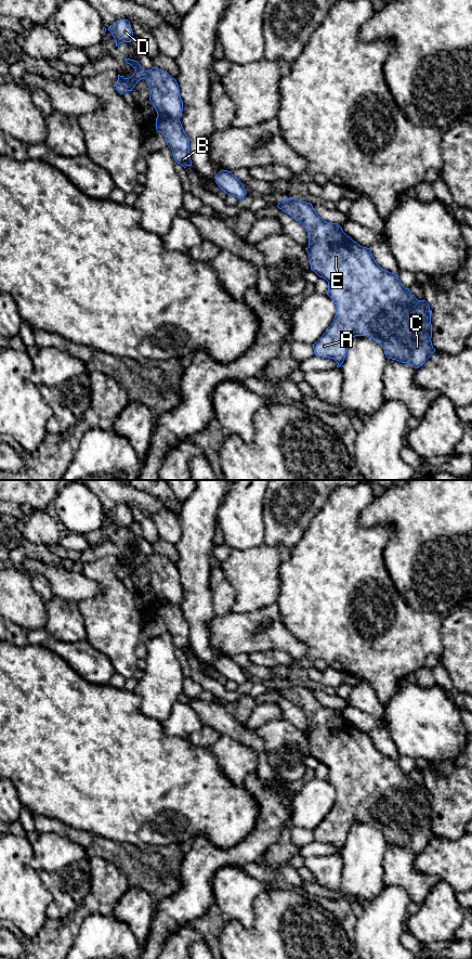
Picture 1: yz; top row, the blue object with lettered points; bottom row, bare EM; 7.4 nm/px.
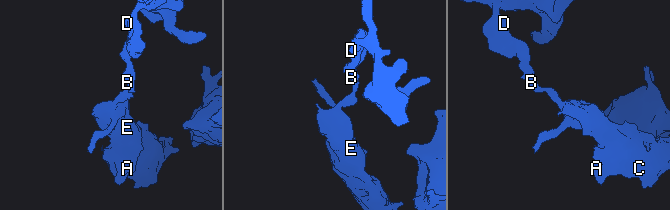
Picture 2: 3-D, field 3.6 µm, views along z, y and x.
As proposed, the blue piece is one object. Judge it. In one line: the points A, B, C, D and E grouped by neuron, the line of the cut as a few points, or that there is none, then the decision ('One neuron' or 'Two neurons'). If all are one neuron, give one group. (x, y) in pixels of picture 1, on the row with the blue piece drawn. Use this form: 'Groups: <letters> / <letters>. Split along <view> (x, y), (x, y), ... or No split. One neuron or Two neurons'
Groups: A B C E / D. Split along yz (158, 114), (179, 118). Two neurons

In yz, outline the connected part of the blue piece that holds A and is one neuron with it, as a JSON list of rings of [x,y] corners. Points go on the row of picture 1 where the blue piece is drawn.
[[[290,197],[280,199],[277,207],[305,228],[309,234],[309,247],[305,249],[309,254],[311,270],[328,282],[327,295],[333,300],[337,308],[331,325],[312,345],[315,355],[333,359],[338,363],[337,367],[340,367],[351,340],[355,336],[367,336],[381,345],[388,359],[409,363],[415,368],[422,366],[435,352],[431,341],[432,324],[429,303],[425,300],[418,300],[409,288],[405,288],[397,274],[382,269],[376,262],[371,250],[354,242],[338,223],[324,221],[314,210],[312,204]]]

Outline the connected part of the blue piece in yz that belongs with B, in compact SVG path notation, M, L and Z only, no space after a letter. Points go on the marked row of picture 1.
M158 115L156 130L165 135L167 145L171 148L175 161L184 168L192 166L189 139L182 127L180 118Z

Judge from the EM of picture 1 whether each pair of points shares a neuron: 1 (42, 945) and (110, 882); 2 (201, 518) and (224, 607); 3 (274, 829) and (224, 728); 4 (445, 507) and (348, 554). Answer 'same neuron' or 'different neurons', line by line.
1: same neuron
2: different neurons
3: different neurons
4: different neurons

